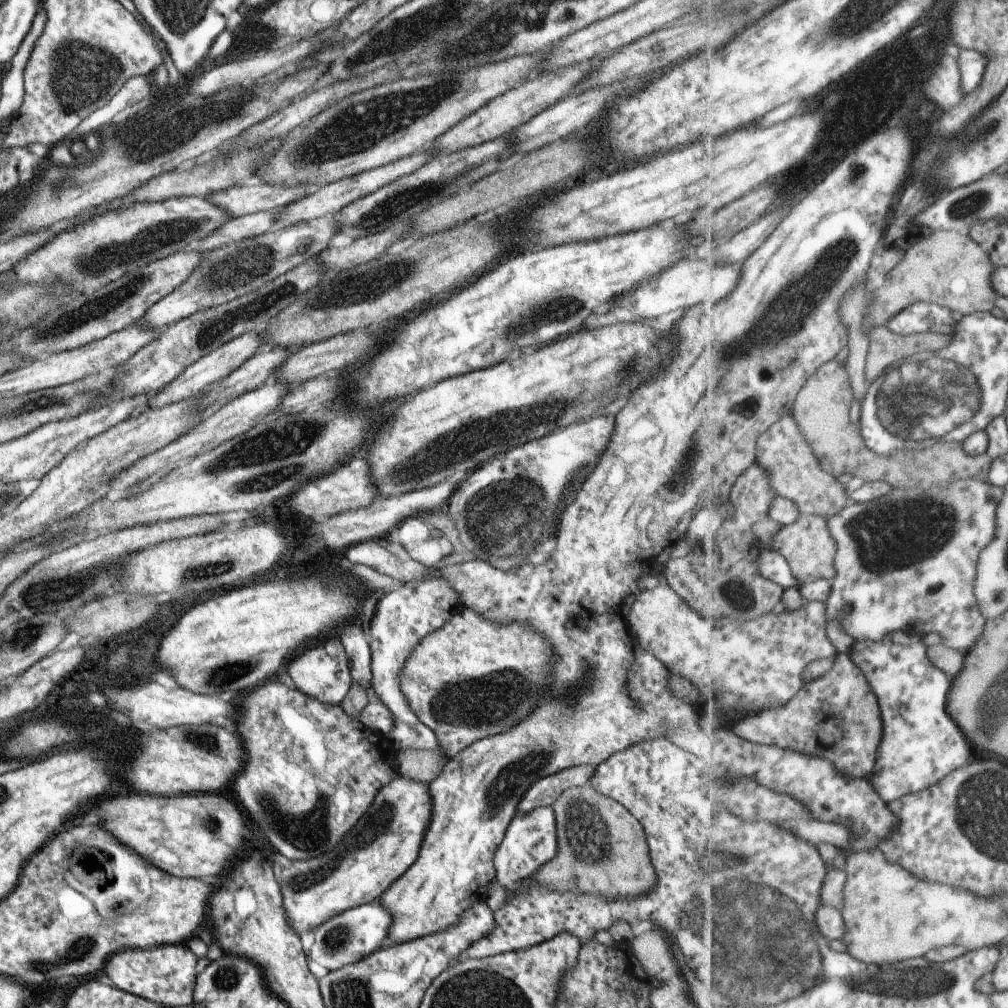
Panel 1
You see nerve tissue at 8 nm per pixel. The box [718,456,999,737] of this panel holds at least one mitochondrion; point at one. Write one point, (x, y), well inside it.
(889, 537)

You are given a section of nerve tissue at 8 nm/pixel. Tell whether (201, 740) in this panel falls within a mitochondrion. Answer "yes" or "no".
yes

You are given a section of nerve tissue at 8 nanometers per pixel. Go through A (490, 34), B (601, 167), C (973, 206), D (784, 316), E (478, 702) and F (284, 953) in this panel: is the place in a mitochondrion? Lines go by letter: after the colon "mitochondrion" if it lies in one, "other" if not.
A: mitochondrion
B: other
C: mitochondrion
D: mitochondrion
E: mitochondrion
F: other

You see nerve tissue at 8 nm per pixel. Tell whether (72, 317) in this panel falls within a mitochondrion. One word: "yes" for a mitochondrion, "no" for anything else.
yes

